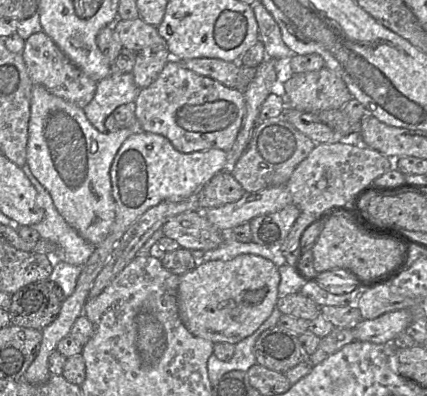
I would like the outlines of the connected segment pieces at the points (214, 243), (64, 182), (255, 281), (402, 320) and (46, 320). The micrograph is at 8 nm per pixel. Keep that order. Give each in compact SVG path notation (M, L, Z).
M199 210L168 218L161 230L165 237L175 240L180 248L188 249L195 257L219 247L226 239L225 233L210 223Z
M35 84L30 103L26 165L49 192L65 221L87 242L99 245L109 234L115 219L110 169L125 140L140 131L137 124L101 133L87 119L83 109Z
M242 254L227 261L199 262L193 270L179 276L177 304L180 320L196 337L214 344L236 345L270 317L279 299L279 283L278 268L261 256Z
M410 309L390 311L374 319L362 319L352 329L354 340L375 344L391 343L411 322Z
M53 281L31 283L11 295L10 324L42 331L58 317L64 301L61 288Z

